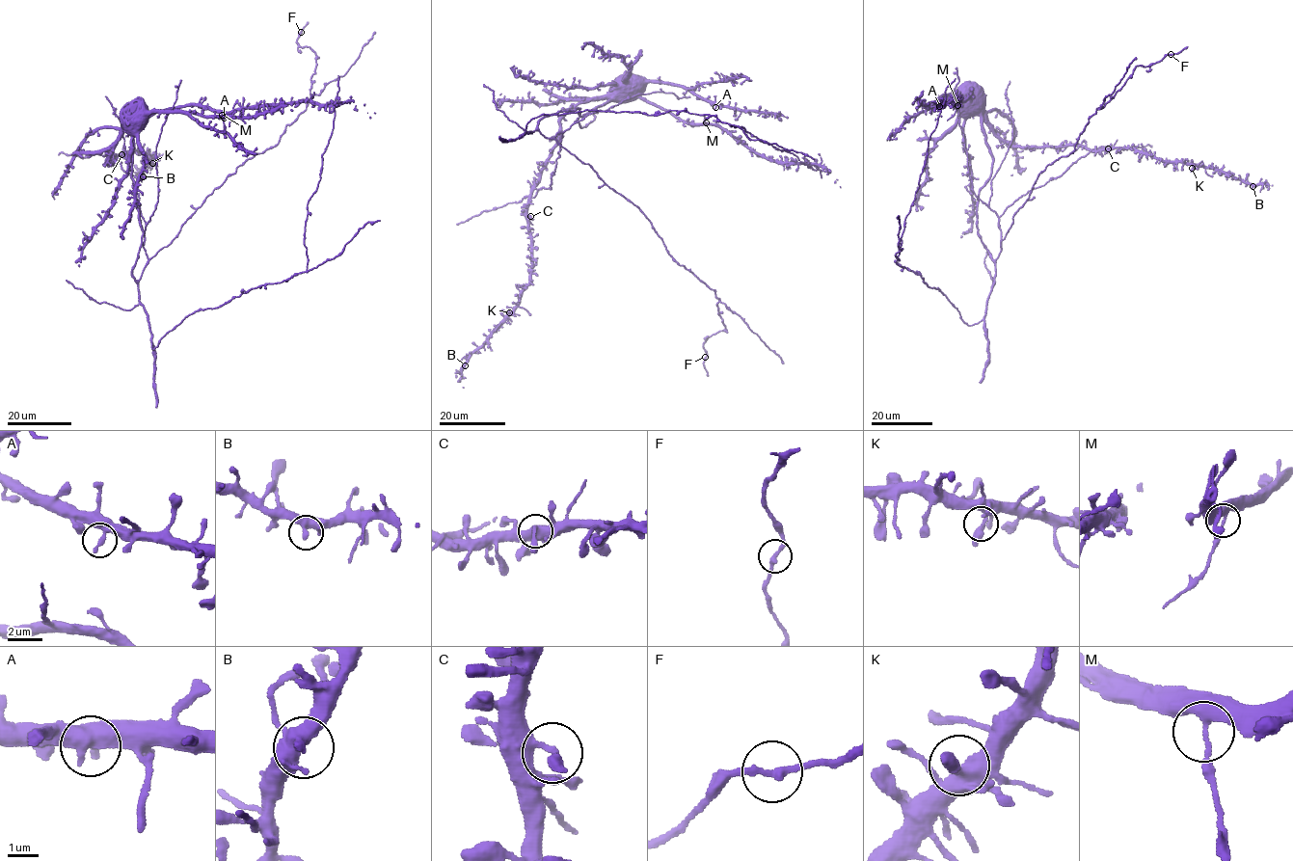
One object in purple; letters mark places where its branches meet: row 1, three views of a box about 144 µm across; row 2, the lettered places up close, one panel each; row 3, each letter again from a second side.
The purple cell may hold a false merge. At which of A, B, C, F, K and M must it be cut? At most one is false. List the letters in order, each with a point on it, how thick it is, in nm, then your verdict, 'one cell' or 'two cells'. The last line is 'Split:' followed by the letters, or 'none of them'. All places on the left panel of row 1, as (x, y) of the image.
A: place (224, 118); calibre 340 nm; one cell
B: place (143, 176); calibre 320 nm; one cell
C: place (121, 154); calibre 240 nm; one cell
F: place (301, 32); calibre 240 nm; one cell
K: place (152, 163); calibre 340 nm; one cell
M: place (222, 115); calibre 320 nm; two cells
Split: M

